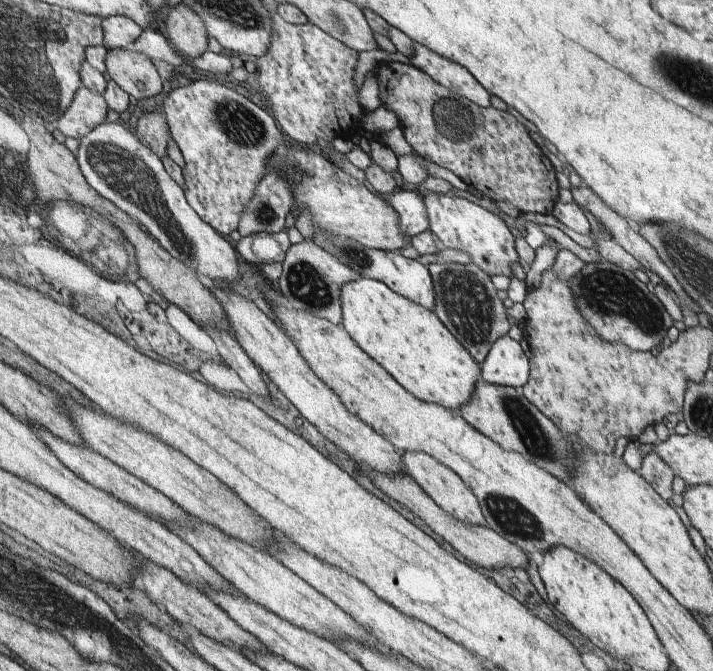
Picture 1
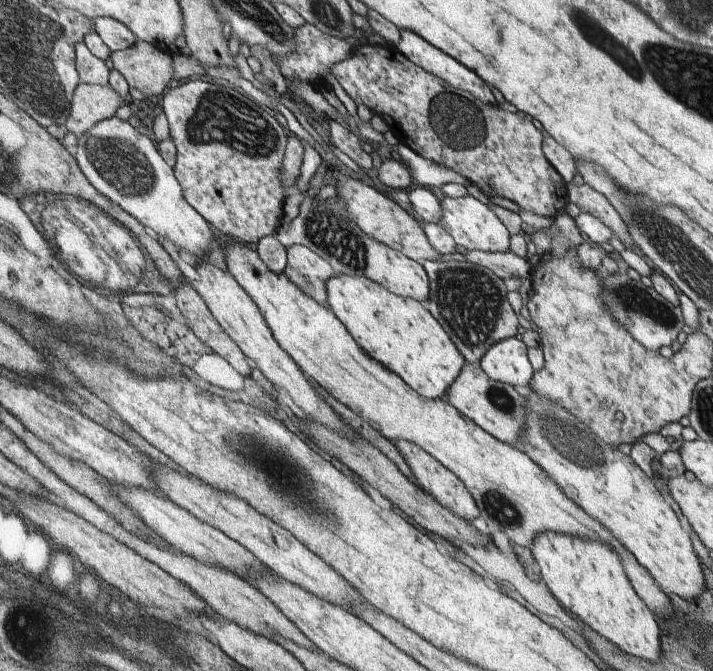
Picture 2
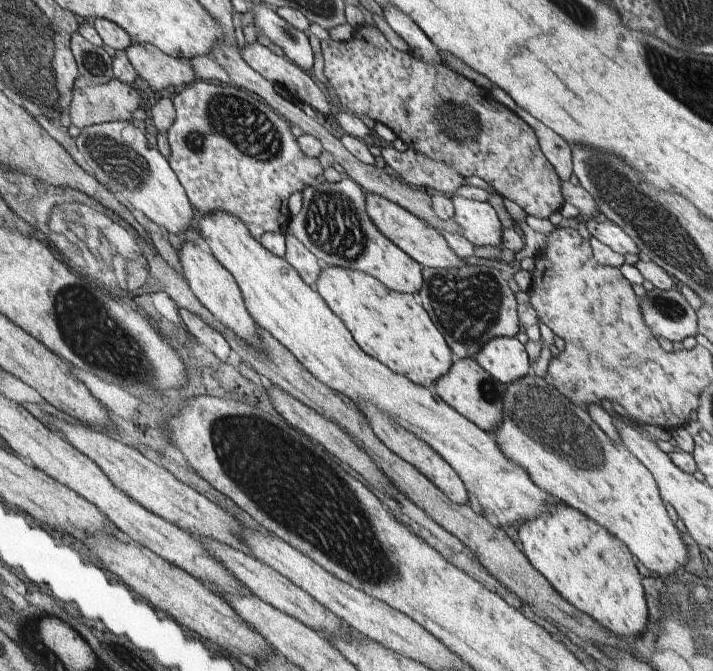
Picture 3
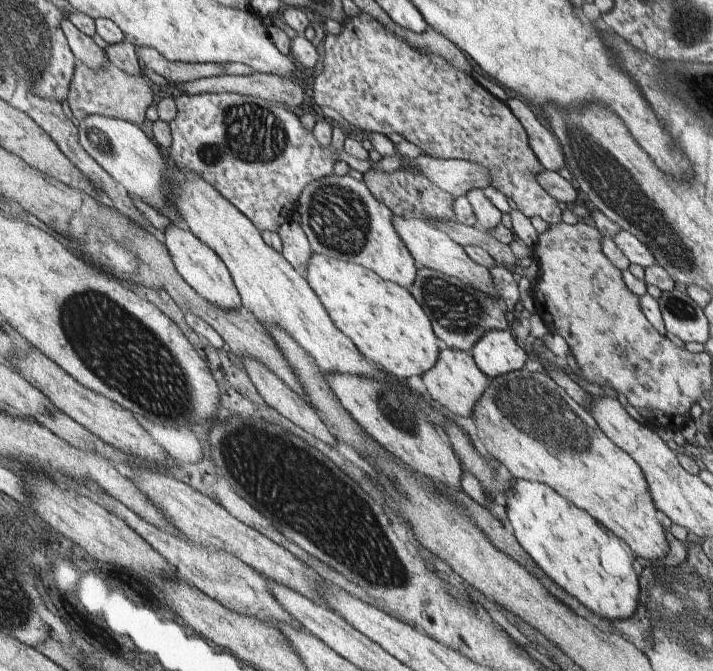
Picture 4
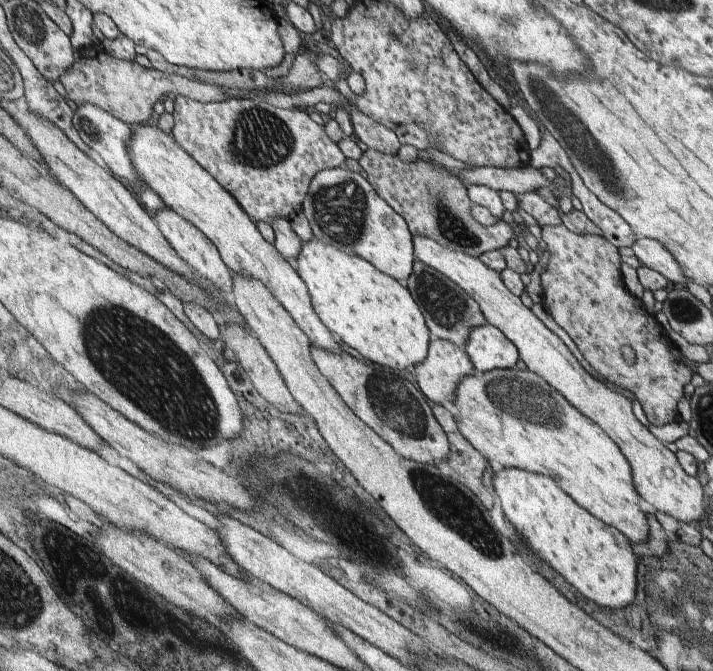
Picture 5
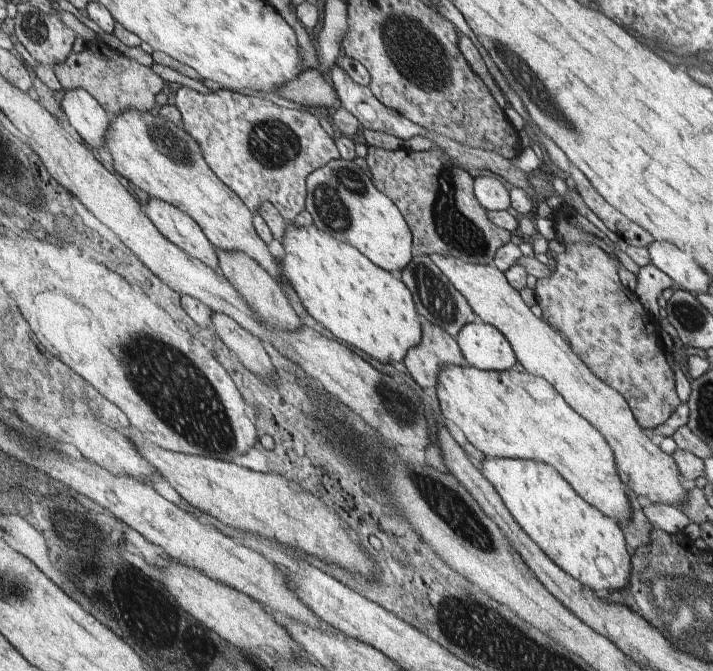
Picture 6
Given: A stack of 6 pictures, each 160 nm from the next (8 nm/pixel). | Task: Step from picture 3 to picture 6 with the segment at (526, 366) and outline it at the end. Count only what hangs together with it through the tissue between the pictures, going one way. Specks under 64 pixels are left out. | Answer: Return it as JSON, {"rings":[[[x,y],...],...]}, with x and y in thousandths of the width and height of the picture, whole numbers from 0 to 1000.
{"rings":[[[676,477],[652,483],[638,501],[651,542],[680,553],[712,553],[724,542],[718,514],[697,489]]]}

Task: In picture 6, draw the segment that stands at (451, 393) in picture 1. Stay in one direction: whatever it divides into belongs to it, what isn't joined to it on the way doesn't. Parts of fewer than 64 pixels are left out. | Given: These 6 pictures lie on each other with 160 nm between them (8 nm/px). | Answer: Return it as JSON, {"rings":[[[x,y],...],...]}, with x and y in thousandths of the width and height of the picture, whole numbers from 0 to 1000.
{"rings":[[[411,331],[403,334],[401,349],[394,358],[398,379],[390,386],[397,408],[407,419],[431,466],[463,492],[474,507],[519,528],[533,539],[567,537],[572,520],[589,510],[595,477],[583,462],[578,437],[564,414],[532,398],[527,390],[513,385],[501,368],[474,358],[456,343],[449,343],[440,332],[433,338],[419,338]]]}

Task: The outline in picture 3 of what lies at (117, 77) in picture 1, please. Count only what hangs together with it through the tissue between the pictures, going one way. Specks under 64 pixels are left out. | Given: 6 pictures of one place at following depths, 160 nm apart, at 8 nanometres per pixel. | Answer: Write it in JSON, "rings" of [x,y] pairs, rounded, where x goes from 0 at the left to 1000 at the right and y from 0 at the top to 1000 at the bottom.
{"rings":[[[191,64],[175,76],[191,107],[208,121],[215,134],[227,134],[236,128],[264,128],[278,119],[276,106],[265,88],[240,85],[215,66]]]}

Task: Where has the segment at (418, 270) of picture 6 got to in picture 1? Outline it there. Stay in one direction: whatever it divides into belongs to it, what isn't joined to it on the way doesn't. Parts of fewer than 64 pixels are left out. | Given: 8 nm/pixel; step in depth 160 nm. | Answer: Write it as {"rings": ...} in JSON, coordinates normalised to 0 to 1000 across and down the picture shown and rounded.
{"rings":[[[604,392],[597,399],[607,417],[612,450],[609,465],[631,498],[648,513],[675,544],[687,517],[715,492],[710,458],[696,437],[689,411],[672,396],[659,392]]]}

